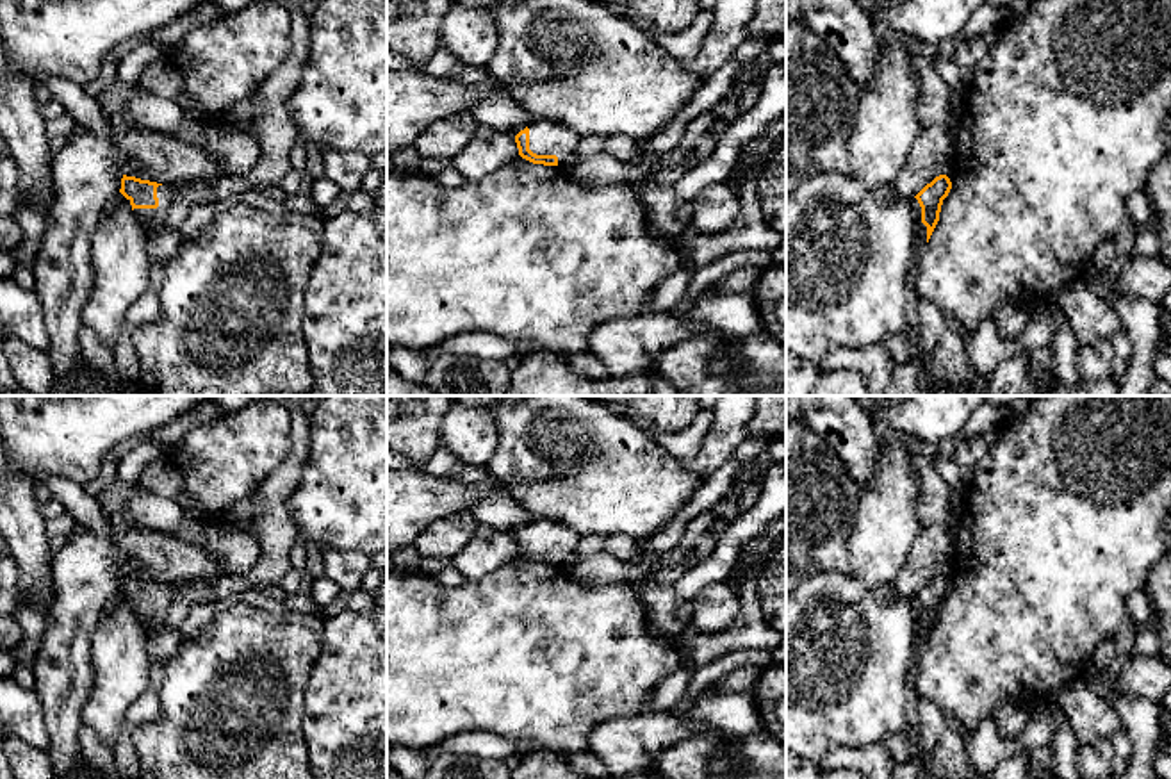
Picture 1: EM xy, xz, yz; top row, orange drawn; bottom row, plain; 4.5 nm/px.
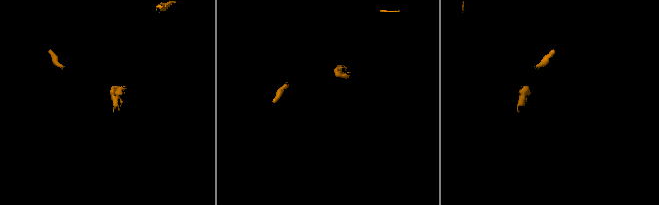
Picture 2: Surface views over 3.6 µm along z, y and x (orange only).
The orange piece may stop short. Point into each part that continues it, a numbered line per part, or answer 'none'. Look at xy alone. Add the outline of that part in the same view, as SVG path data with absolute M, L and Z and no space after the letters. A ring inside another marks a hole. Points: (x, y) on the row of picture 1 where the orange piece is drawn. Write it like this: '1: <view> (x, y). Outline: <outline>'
1: xy (152, 220). Outline: M166 184L159 185L157 198L157 209L134 209L134 214L148 237L164 228L169 209L175 201L175 187Z

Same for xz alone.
1: xz (546, 138). Outline: M531 119L529 150L536 155L556 155L558 166L565 166L574 157L579 135L553 119Z

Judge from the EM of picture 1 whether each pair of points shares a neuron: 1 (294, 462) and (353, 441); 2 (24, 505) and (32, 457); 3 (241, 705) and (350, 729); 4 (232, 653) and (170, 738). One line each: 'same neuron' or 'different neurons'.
1: different neurons
2: different neurons
3: different neurons
4: same neuron

